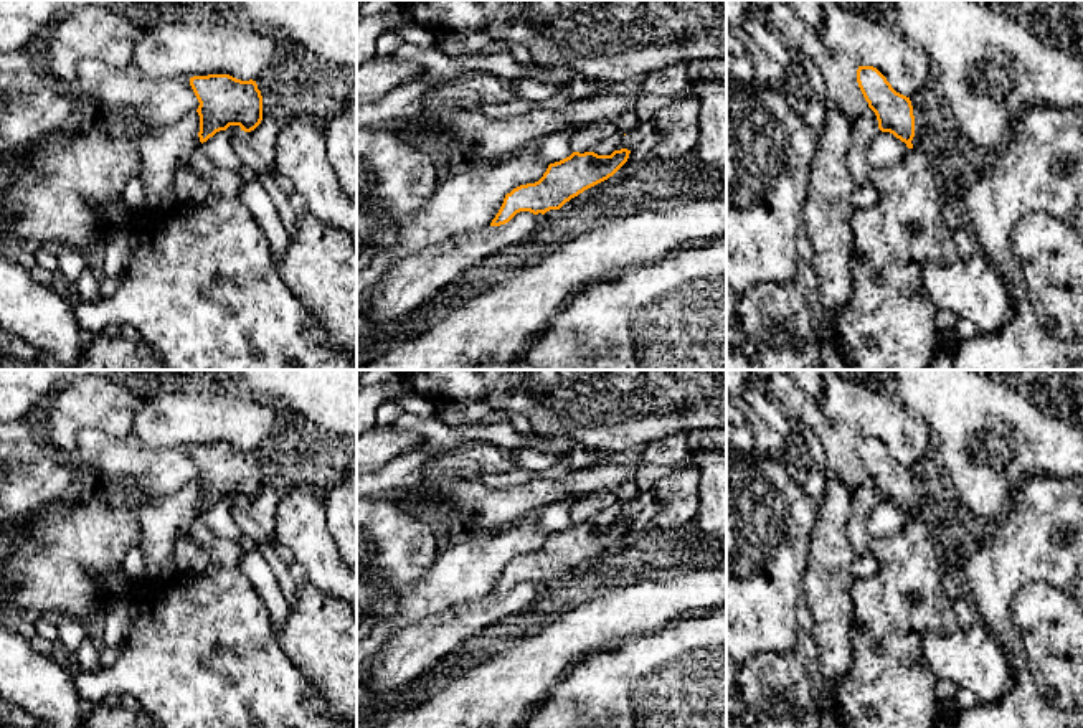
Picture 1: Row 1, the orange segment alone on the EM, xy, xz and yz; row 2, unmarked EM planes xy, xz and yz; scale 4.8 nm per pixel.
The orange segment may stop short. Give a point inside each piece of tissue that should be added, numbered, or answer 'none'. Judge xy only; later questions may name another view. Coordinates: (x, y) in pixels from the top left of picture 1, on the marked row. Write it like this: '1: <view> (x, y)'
none

